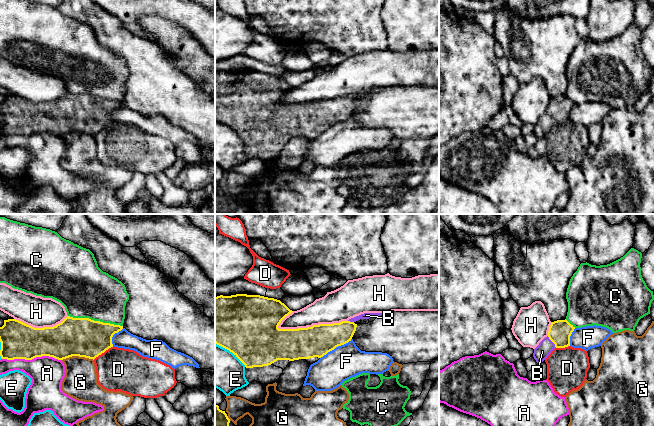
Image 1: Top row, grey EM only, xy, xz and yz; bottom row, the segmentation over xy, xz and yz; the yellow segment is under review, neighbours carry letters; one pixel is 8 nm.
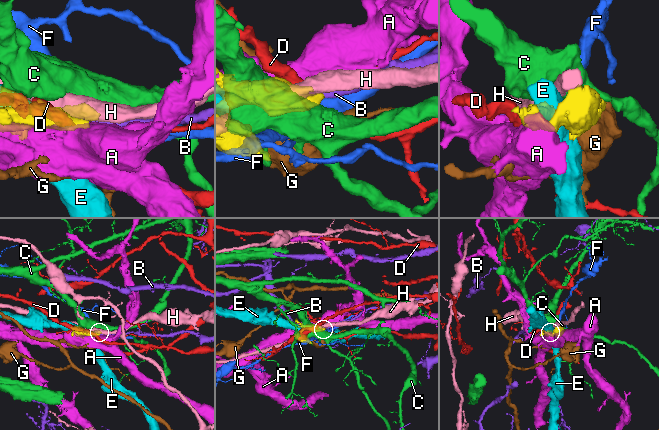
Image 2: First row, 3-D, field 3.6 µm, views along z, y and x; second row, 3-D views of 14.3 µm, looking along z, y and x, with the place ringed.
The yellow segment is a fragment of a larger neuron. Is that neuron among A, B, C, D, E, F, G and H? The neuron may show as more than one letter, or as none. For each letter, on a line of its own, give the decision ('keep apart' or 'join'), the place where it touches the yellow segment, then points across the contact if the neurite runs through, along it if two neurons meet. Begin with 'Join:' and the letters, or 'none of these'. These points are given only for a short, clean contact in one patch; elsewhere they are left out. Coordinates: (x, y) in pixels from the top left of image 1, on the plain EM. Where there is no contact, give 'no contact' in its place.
Join: B
A: keep apart; contact xy (32, 134)
B: join; contact yz (552, 117); way yz (559, 109), (552, 117), (542, 127)
C: keep apart; contact xy (95, 97)
D: keep apart; contact xy (103, 128)
E: keep apart; contact xz (230, 127)
F: keep apart; contact xz (335, 123); border xz (351, 114), (347, 118), (328, 127), (320, 134)
G: keep apart; contact xy (77, 131)
H: keep apart; contact xz (313, 101)

